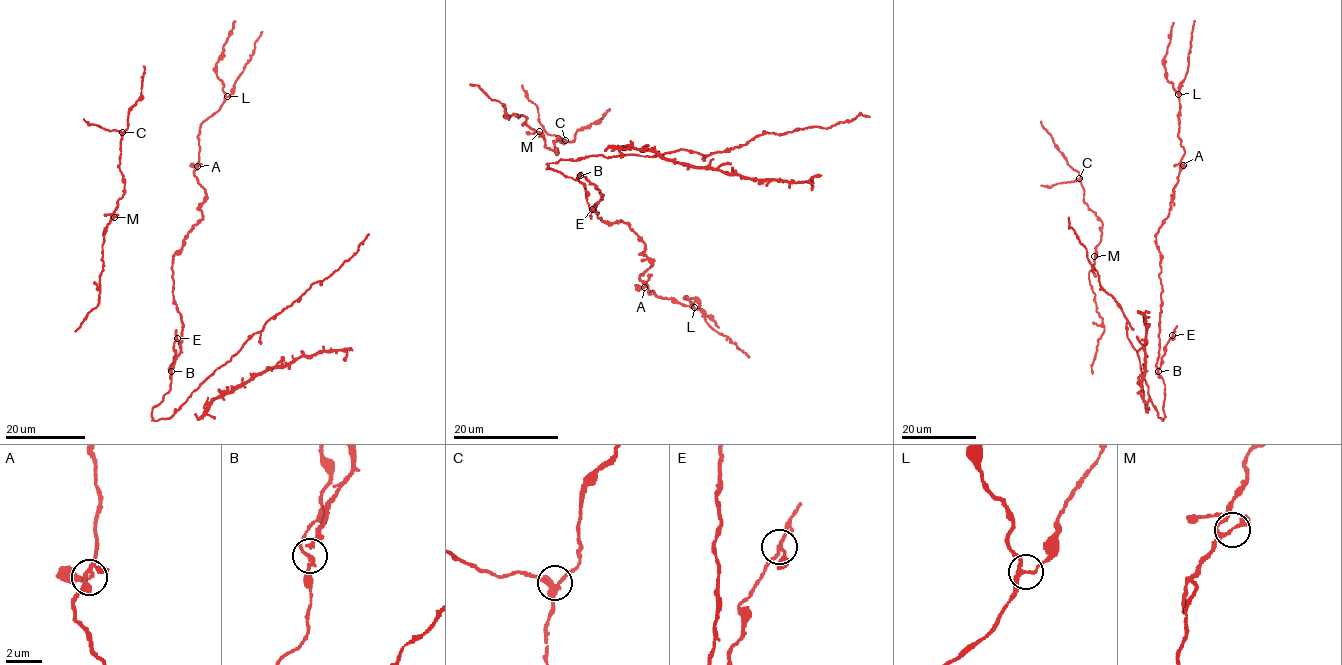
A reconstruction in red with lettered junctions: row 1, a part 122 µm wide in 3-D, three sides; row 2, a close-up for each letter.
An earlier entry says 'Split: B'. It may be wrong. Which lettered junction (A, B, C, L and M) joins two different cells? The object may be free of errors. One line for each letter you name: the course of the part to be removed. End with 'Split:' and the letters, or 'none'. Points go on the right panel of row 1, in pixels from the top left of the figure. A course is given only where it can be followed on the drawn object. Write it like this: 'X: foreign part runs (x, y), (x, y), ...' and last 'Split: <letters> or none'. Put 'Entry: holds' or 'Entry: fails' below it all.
B: foreign part runs (1158, 371), (1164, 348), (1177, 325)
Split: B
Entry: holds

